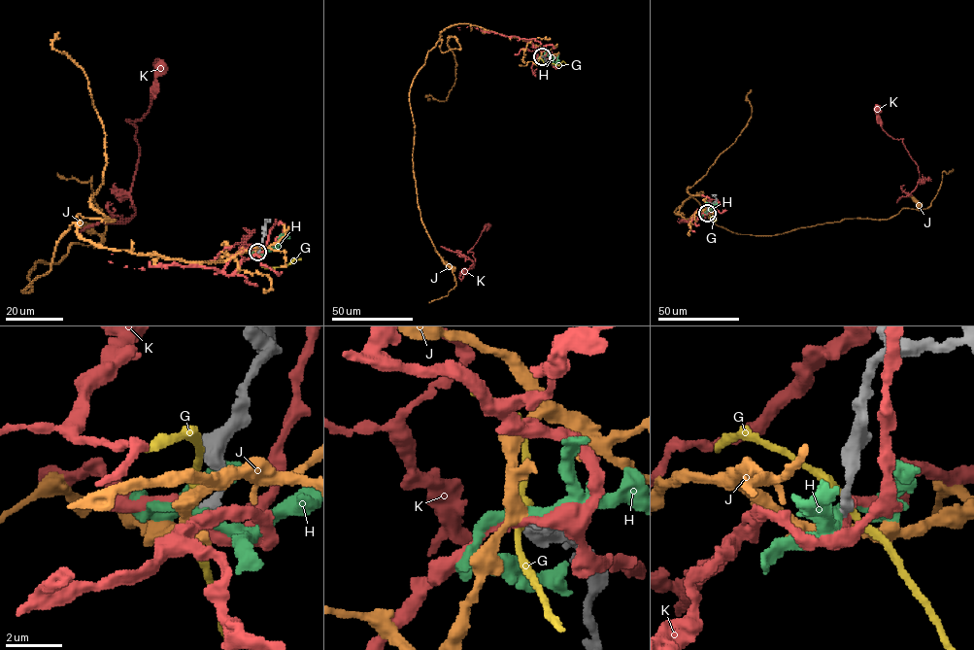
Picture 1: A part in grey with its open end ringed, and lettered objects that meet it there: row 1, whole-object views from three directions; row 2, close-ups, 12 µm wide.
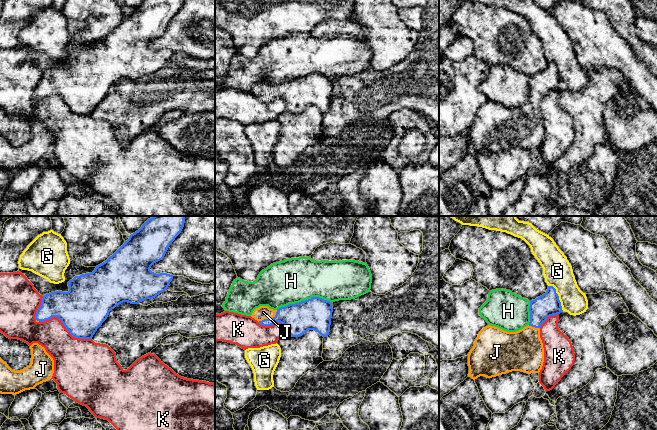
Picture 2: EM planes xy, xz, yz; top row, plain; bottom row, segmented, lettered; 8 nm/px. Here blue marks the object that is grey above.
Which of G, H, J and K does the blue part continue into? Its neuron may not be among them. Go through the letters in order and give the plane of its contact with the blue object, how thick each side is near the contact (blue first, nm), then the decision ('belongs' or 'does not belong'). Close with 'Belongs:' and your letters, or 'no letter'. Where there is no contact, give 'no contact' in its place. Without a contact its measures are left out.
G: contact in yz; calibres 180 and 240 nm; does not belong
H: contact in xz; calibres 260 and 360 nm; does not belong
J: contact in xz; calibres 240 and 110 nm; belongs
K: contact in xy; calibres 380 and 300 nm; does not belong
Belongs: J

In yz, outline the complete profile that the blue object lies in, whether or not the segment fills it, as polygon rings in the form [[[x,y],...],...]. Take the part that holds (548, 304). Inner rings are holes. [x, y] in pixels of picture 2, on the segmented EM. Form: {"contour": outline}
{"contour": [[[553,286],[545,294],[530,301],[529,325],[516,332],[507,332],[488,325],[475,339],[468,354],[468,377],[496,377],[512,371],[539,373],[544,362],[540,327],[548,317],[560,314],[559,296]]]}

